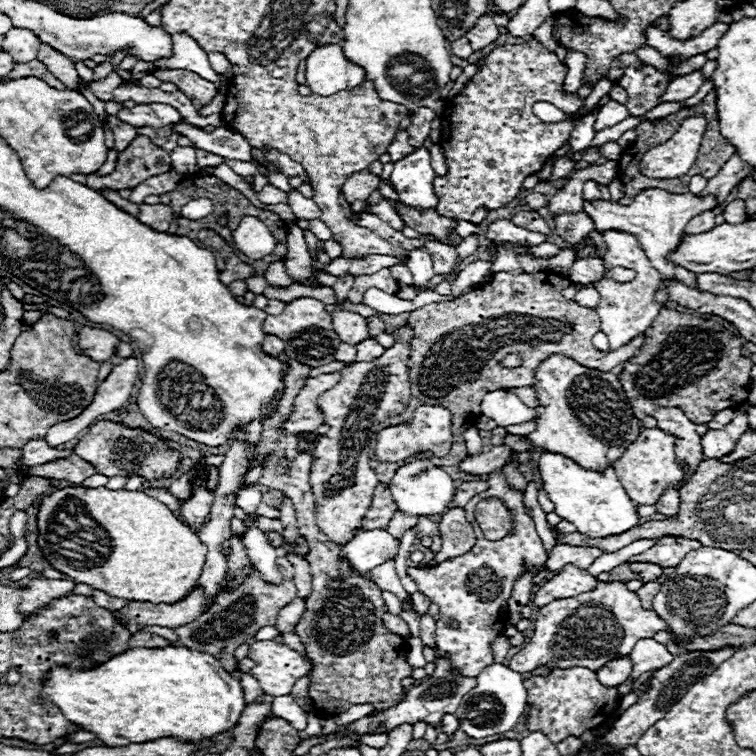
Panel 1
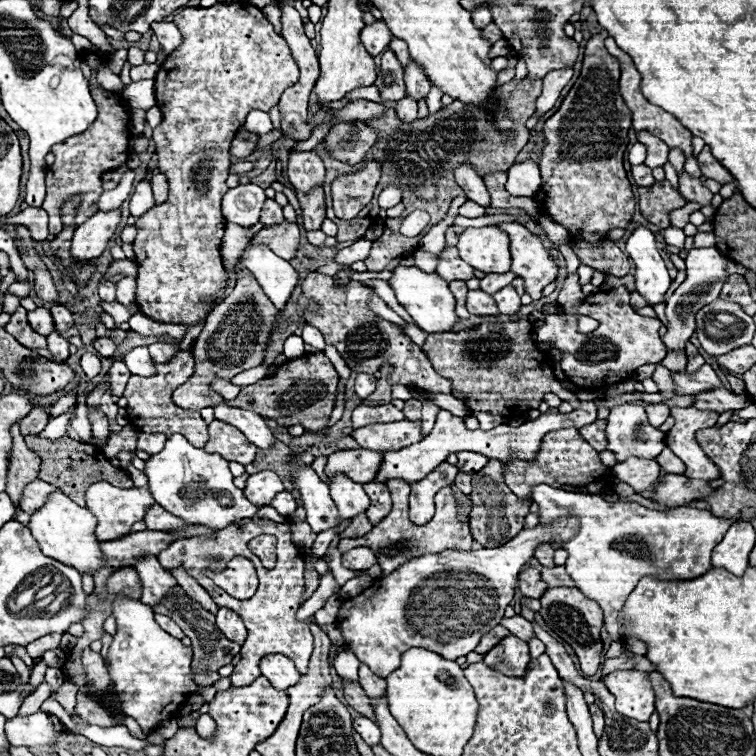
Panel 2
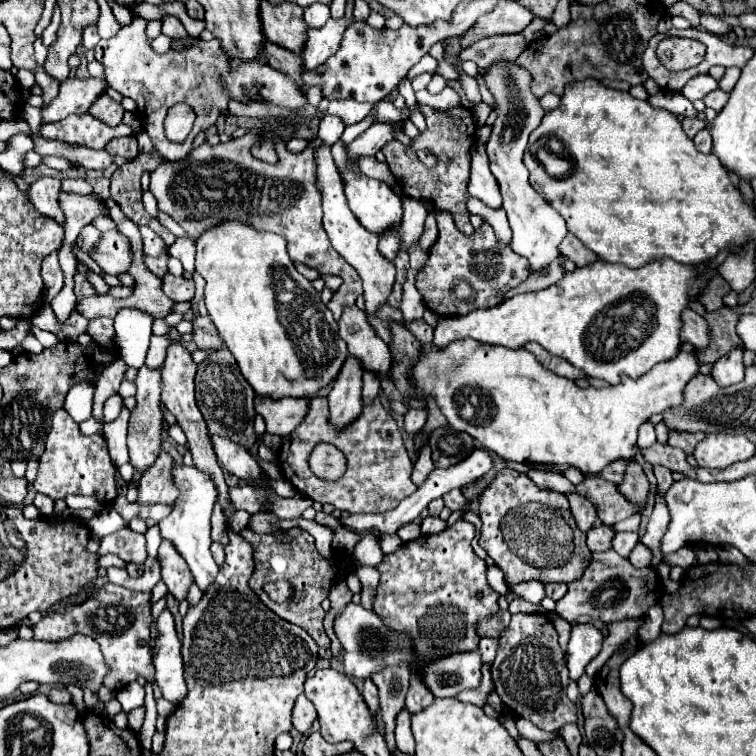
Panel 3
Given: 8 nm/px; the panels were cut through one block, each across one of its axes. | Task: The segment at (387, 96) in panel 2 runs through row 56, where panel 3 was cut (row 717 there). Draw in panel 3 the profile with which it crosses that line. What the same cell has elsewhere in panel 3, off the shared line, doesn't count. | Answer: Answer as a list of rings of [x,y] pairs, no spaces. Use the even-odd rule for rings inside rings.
[[[406,664],[386,668],[386,672],[378,672],[372,676],[372,682],[378,686],[378,696],[380,696],[380,716],[384,720],[384,738],[388,744],[390,754],[396,750],[394,742],[394,726],[396,726],[396,716],[404,708],[404,698],[408,692],[408,680],[410,672]]]

